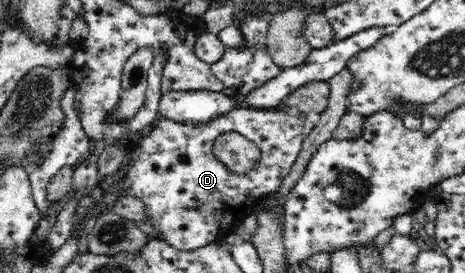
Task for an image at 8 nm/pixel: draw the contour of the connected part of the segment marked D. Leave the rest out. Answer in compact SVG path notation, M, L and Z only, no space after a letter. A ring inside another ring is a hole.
M236 107L228 110L228 113L221 114L220 117L212 118L209 122L205 123L179 122L166 118L158 120L158 125L152 129L152 133L150 133L148 137L142 135L142 139L130 149L132 167L130 167L128 173L124 175L124 189L126 189L126 193L128 193L130 197L139 200L145 208L145 214L142 215L142 219L133 223L140 229L140 232L143 232L145 236L148 237L148 239L155 238L156 240L161 240L164 244L176 249L177 252L192 252L196 249L211 245L213 242L216 243L218 239L223 239L225 236L228 236L228 234L233 233L242 221L242 218L247 217L249 212L254 211L254 209L260 205L264 197L268 197L268 195L275 194L279 191L280 187L283 185L284 177L288 176L292 165L295 165L296 157L299 156L303 141L311 135L311 132L314 131L314 127L315 118L312 116L295 114L284 108L265 110L264 108ZM228 132L238 132L240 135L253 141L260 148L261 154L257 160L257 165L254 166L252 170L246 171L245 174L236 174L234 171L228 170L224 162L216 157L214 150L215 141L219 136Z

